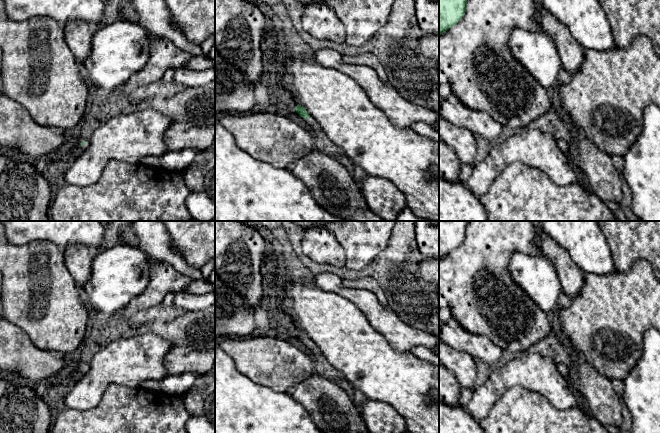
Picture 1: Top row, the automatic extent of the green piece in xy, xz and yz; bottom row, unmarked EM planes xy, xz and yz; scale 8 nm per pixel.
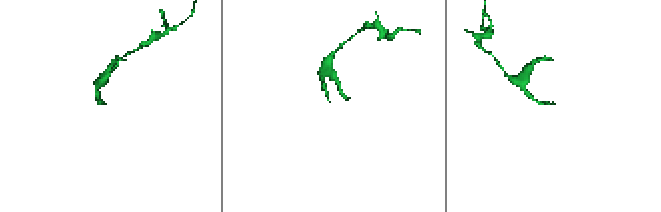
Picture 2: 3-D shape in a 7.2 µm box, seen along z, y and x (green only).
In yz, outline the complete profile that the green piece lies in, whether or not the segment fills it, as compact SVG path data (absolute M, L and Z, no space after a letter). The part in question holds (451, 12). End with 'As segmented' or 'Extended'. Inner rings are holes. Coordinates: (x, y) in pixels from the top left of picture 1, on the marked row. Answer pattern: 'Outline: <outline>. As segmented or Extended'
Outline: M439 0L439 35L462 19L466 7L467 0Z. As segmented

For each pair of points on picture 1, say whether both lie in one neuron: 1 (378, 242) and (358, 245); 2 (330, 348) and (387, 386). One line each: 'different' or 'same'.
1: same
2: same

